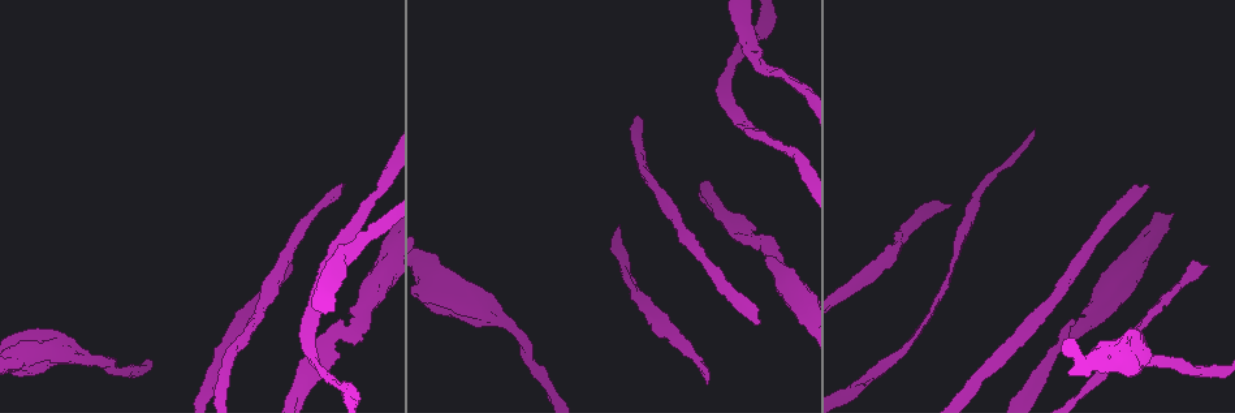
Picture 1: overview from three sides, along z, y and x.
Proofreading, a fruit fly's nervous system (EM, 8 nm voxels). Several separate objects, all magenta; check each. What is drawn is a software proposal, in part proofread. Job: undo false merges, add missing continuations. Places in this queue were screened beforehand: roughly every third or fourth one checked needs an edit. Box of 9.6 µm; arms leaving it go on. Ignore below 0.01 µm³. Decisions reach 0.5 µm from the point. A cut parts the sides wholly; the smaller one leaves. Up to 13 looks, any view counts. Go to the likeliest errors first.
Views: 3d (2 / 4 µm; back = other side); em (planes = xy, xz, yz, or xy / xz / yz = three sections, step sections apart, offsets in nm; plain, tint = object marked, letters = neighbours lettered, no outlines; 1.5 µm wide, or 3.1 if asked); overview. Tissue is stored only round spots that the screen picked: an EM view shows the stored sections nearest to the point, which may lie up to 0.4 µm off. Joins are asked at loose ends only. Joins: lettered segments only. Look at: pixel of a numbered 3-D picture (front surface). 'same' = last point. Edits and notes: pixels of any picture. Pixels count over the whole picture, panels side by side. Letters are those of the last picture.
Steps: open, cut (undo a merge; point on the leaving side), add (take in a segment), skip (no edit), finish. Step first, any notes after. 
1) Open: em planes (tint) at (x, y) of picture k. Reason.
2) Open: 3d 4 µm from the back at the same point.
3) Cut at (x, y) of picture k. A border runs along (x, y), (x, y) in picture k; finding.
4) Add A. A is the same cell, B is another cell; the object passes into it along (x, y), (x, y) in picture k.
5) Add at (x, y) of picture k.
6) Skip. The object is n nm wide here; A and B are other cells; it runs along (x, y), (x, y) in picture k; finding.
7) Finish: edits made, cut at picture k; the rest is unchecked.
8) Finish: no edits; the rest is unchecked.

Open: em xy step 4 (tint) at (290, 263) of picture 1. Free end.

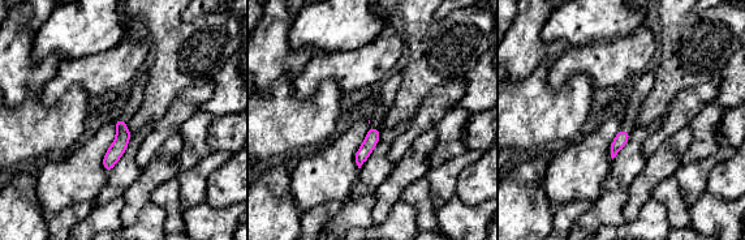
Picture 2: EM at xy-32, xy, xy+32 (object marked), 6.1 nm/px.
Open: em planes (tint) at the same point.

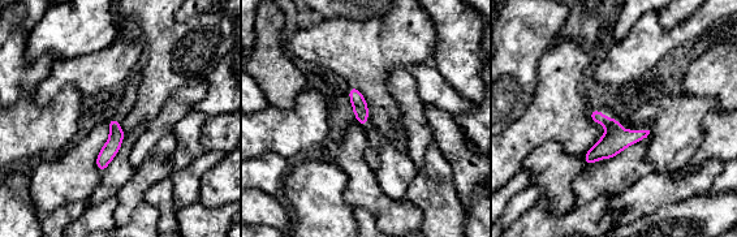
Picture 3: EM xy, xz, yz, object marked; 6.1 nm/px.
Open: em planes (letters) at the same point. See the neighbours.

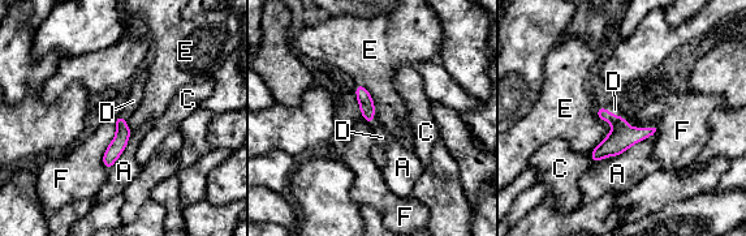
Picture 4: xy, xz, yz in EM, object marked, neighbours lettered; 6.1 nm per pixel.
Add D. D is the same cell, A, C, E and F are other cells; the object passes into it along (621, 137), (625, 123), (615, 110) in picture 4; the neuron continues.

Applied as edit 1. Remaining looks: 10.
Open: em planes (letters) at (432, 289) of picture 1. Thick turns thin.

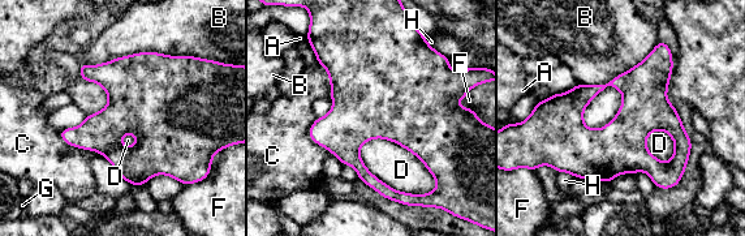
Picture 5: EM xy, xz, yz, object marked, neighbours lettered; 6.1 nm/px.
Skip. The object is 260 nm wide here; the longest contact is with B, 750 nm; A, B, C, D, F, G and H are other cells; one neuron here.

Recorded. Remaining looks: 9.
Open: 3d 2 µm at (339, 388) of picture 1. Sudden change in width.

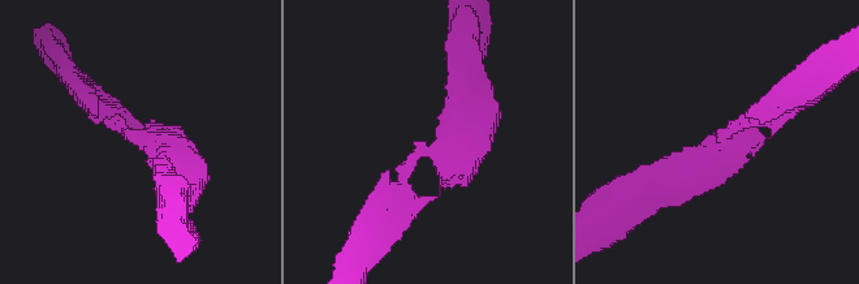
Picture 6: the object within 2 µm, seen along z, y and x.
Open: em planes (plain) at (140, 133) of picture 6. The arms are 180, 220 nm wide.

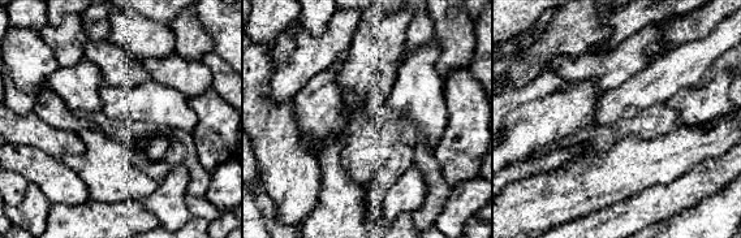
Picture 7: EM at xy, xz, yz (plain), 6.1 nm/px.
Open: em planes (letters) at the same point.

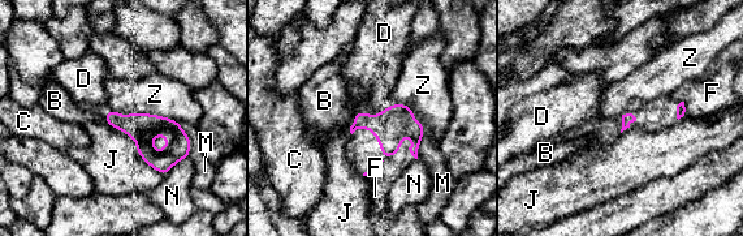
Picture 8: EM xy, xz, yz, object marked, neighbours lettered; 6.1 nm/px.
Skip. The longest contact is with J, 480 nm; B, C, D, F, J, M, N and Z are other cells; it runs along (108, 116), (160, 125), (185, 154) in picture 8; one neuron here.

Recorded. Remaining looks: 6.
Open: em xz step 4 (tint) at (358, 312) of picture 1. Thick turns thin.

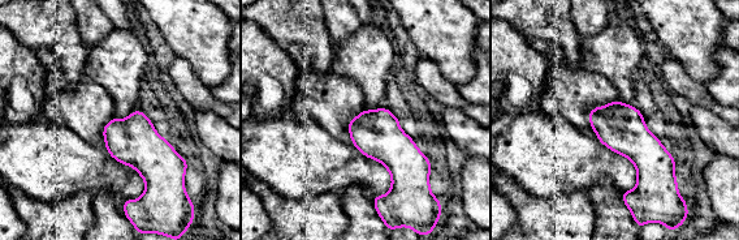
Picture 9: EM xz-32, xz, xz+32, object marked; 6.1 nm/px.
Open: em planes (letters) at the same point.

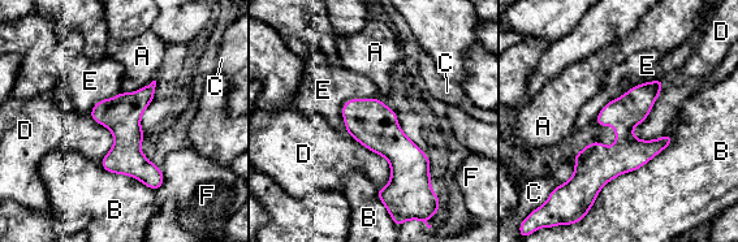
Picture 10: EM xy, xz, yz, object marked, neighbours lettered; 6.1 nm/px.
Skip. A, B, C, D, E and F are other cells; it runs along (659, 82), (594, 191) in picture 10; one neuron here.

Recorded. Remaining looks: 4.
Finish: edits made, add at picture 4; the rest is unchecked.

